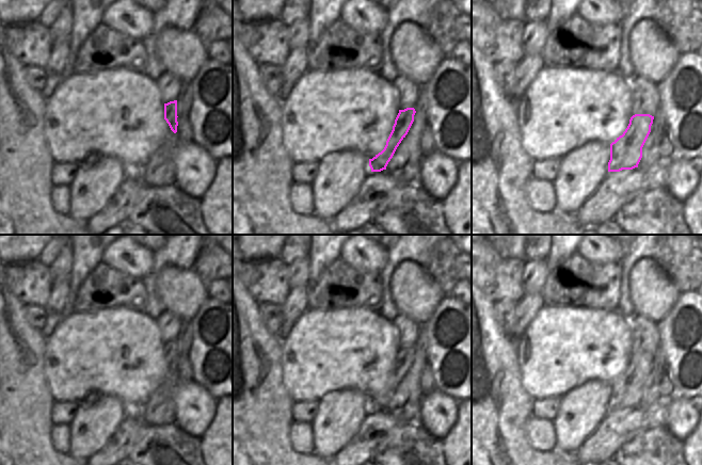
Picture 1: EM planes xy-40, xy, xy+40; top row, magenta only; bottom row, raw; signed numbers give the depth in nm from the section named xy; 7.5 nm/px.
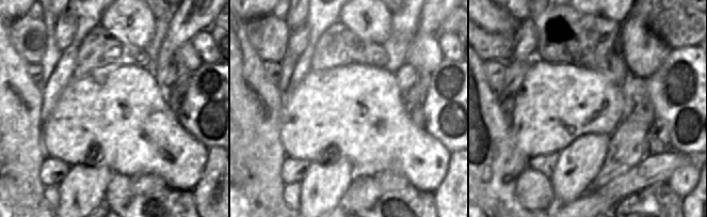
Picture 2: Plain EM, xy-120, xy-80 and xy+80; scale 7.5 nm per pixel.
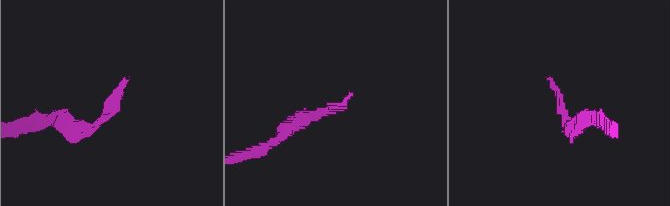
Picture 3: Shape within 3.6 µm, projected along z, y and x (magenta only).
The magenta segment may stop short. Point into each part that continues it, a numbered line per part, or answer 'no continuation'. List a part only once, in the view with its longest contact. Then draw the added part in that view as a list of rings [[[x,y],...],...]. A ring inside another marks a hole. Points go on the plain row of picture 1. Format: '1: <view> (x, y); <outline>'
no continuation

